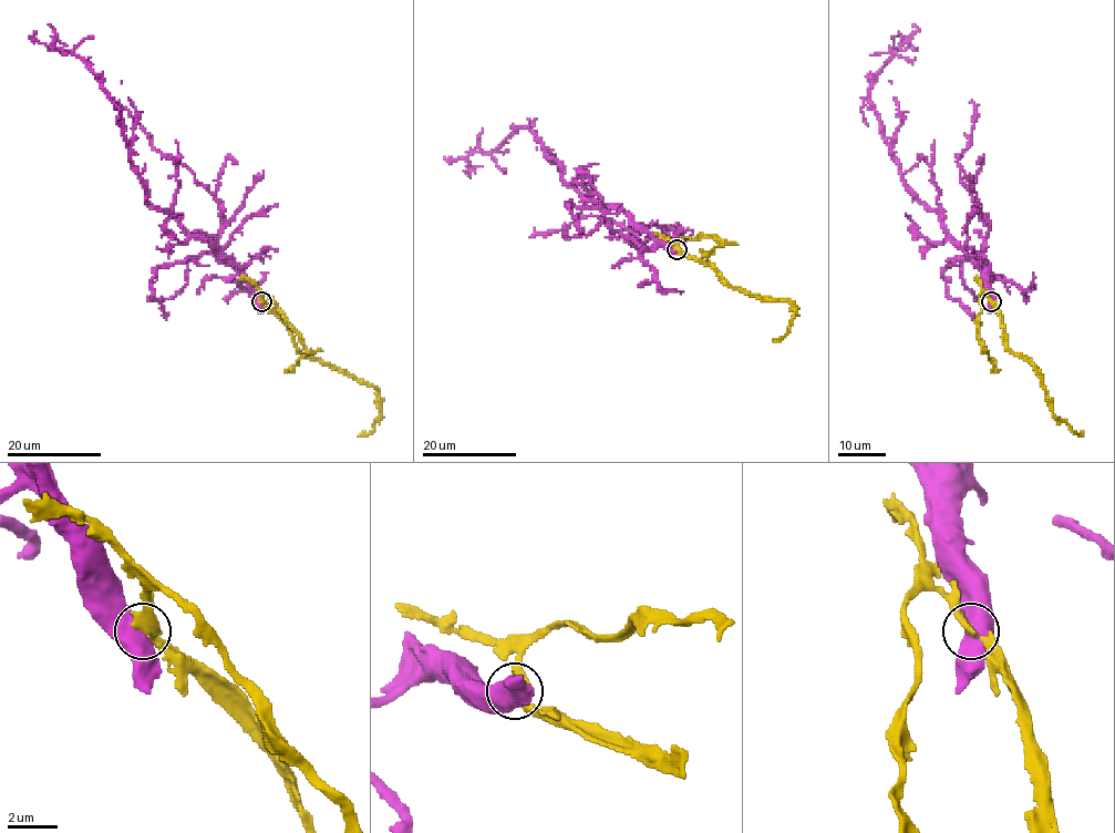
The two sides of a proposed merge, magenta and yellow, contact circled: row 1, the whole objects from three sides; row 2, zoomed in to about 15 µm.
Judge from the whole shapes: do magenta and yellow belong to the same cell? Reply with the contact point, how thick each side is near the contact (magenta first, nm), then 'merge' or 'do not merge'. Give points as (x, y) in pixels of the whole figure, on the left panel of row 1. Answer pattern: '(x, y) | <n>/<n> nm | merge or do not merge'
(261, 301) | 800/320 nm | do not merge

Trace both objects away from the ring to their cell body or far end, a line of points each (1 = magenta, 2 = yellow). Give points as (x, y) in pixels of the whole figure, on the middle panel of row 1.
1: (677, 249), (625, 212), (570, 187), (524, 126), (496, 148), (472, 153), (470, 174), (464, 171)
2: (677, 249), (694, 260), (708, 261), (730, 286), (793, 302), (796, 312), (788, 330), (773, 340)

